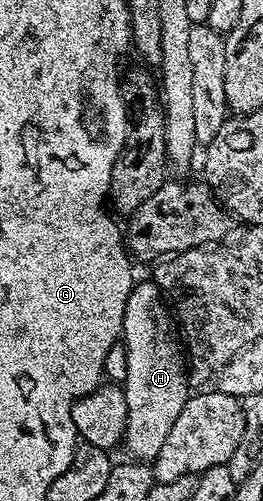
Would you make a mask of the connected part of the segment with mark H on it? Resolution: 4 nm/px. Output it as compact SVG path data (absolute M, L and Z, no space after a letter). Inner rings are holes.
M154 281L135 283L125 304L122 333L122 343L127 352L127 372L122 389L128 404L123 443L133 459L153 460L190 397L180 332L161 289Z

